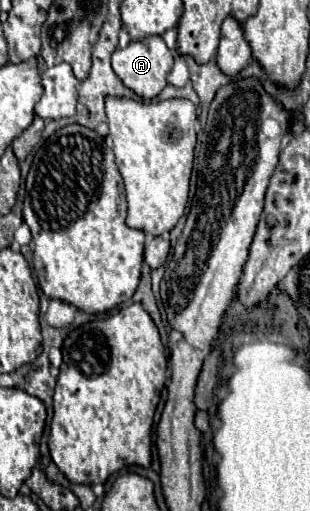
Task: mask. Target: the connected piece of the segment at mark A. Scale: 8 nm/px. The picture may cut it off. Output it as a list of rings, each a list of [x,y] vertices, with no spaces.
[[[148,37],[144,41],[130,41],[126,49],[116,49],[112,55],[112,69],[128,87],[134,91],[140,99],[150,101],[154,99],[166,85],[168,85],[168,73],[174,65],[174,53],[166,47],[162,37]]]

